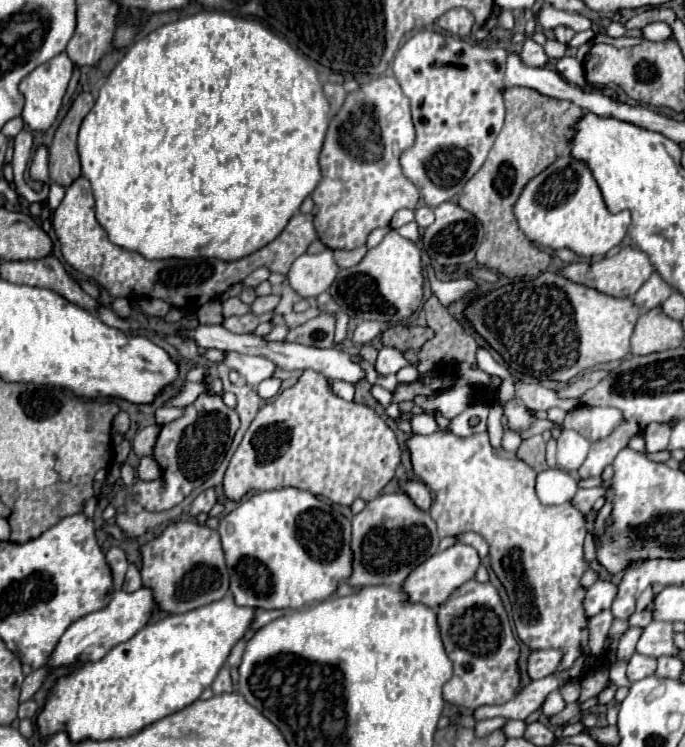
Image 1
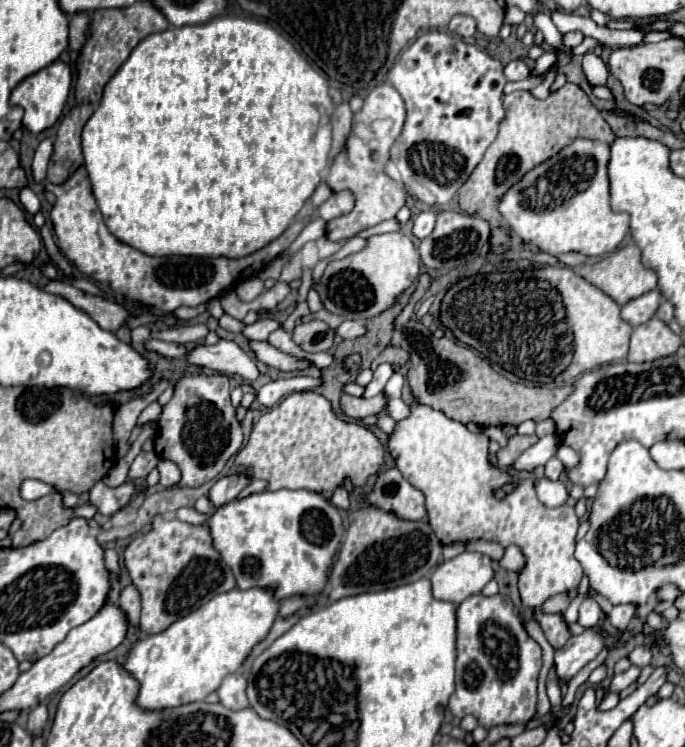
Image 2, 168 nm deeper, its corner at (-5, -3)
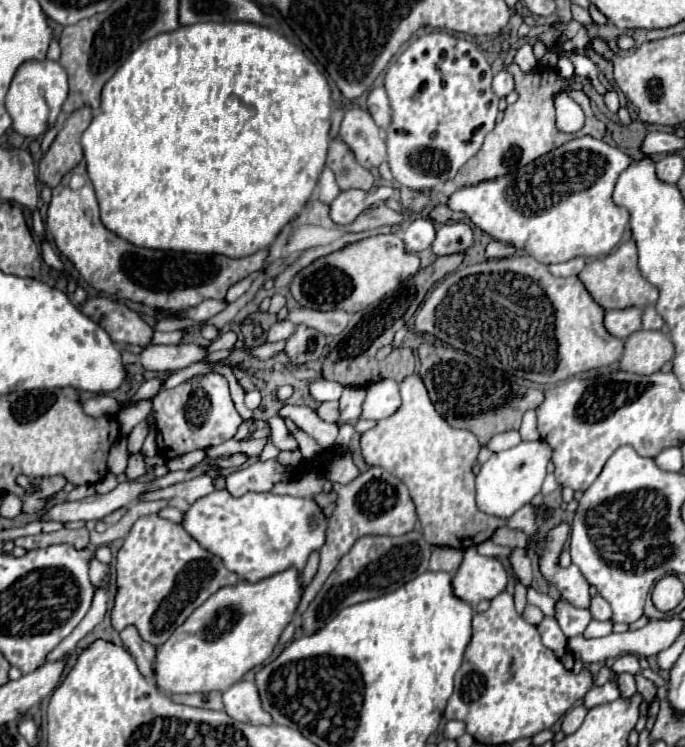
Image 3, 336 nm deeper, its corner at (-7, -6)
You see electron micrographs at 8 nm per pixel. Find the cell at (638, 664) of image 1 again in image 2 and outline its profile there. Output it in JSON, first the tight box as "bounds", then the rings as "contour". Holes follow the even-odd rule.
{"bounds":[609,665,641,693],"contour":[[[631,665],[625,673],[621,673],[621,675],[613,675],[611,685],[609,685],[609,691],[611,691],[611,693],[621,693],[621,691],[623,691],[623,689],[627,689],[633,681],[637,681],[639,673],[641,673],[641,669]]]}

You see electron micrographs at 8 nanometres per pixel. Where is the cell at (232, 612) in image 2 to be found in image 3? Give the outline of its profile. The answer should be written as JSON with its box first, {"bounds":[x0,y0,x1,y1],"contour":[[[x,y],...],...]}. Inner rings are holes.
{"bounds":[153,568,301,696],"contour":[[[295,568],[255,584],[239,582],[221,588],[157,648],[153,662],[157,688],[169,696],[227,690],[271,656],[283,628],[295,616],[299,600],[301,584]]]}

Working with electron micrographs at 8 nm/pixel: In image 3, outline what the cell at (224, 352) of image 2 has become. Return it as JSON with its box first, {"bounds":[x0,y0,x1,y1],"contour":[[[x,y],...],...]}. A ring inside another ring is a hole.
{"bounds":[141,344,209,372],"contour":[[[175,344],[175,346],[145,346],[141,352],[141,364],[147,370],[175,372],[183,370],[195,362],[205,362],[209,356],[207,346],[201,344]]]}

